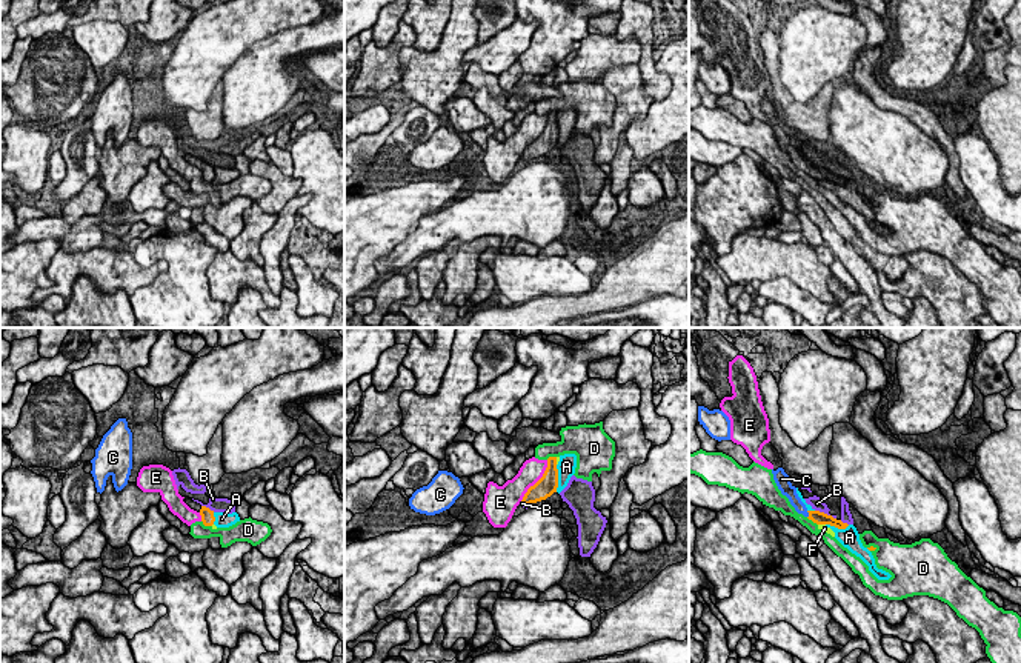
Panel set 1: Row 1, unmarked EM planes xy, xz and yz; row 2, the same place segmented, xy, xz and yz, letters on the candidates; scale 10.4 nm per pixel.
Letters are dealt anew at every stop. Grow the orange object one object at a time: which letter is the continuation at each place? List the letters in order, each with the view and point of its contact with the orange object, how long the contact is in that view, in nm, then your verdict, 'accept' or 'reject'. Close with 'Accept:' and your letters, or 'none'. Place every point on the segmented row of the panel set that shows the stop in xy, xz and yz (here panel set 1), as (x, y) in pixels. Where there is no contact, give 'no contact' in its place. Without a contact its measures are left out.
A: xz (557, 479) | 280 nm | reject
B: yz (826, 514) | 240 nm | reject
C: yz (809, 514) | 80 nm | accept
D: xy (206, 525) | 130 nm | reject
E: xz (537, 482) | 550 nm | reject
F: xz (555, 460) | 80 nm | reject
Accept: C

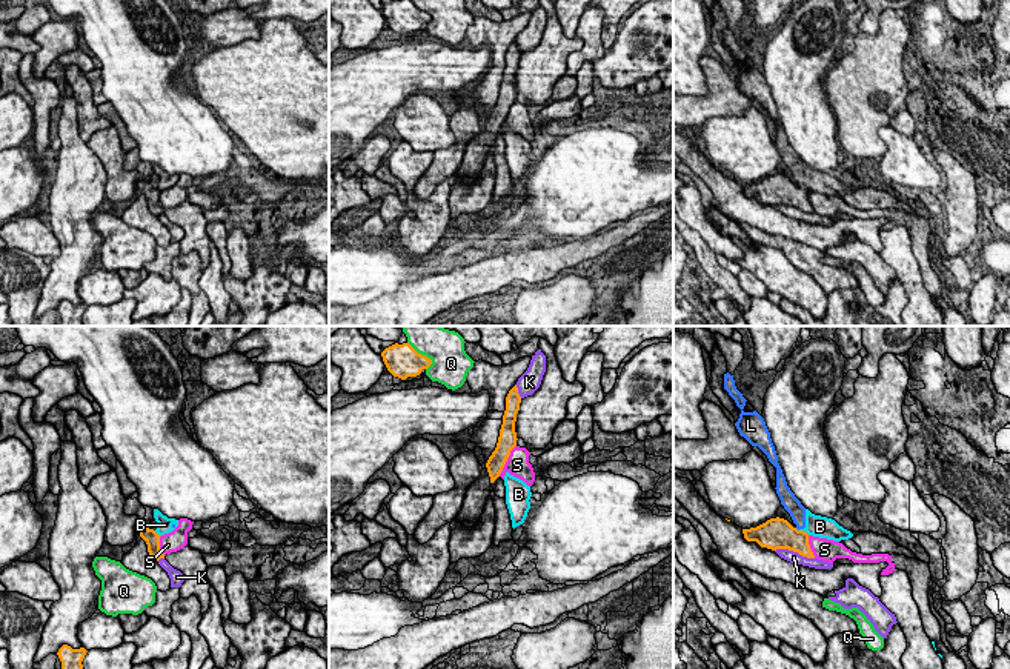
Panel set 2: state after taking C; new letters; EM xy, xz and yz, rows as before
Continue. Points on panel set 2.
B: yz (803, 531) | 120 nm | reject
K: yz (795, 551) | 420 nm | reject
L: yz (797, 529) | 60 nm | reject
Q: xz (425, 356) | 360 nm | reject
S: xz (508, 457) | 300 nm | reject
Accept: none

